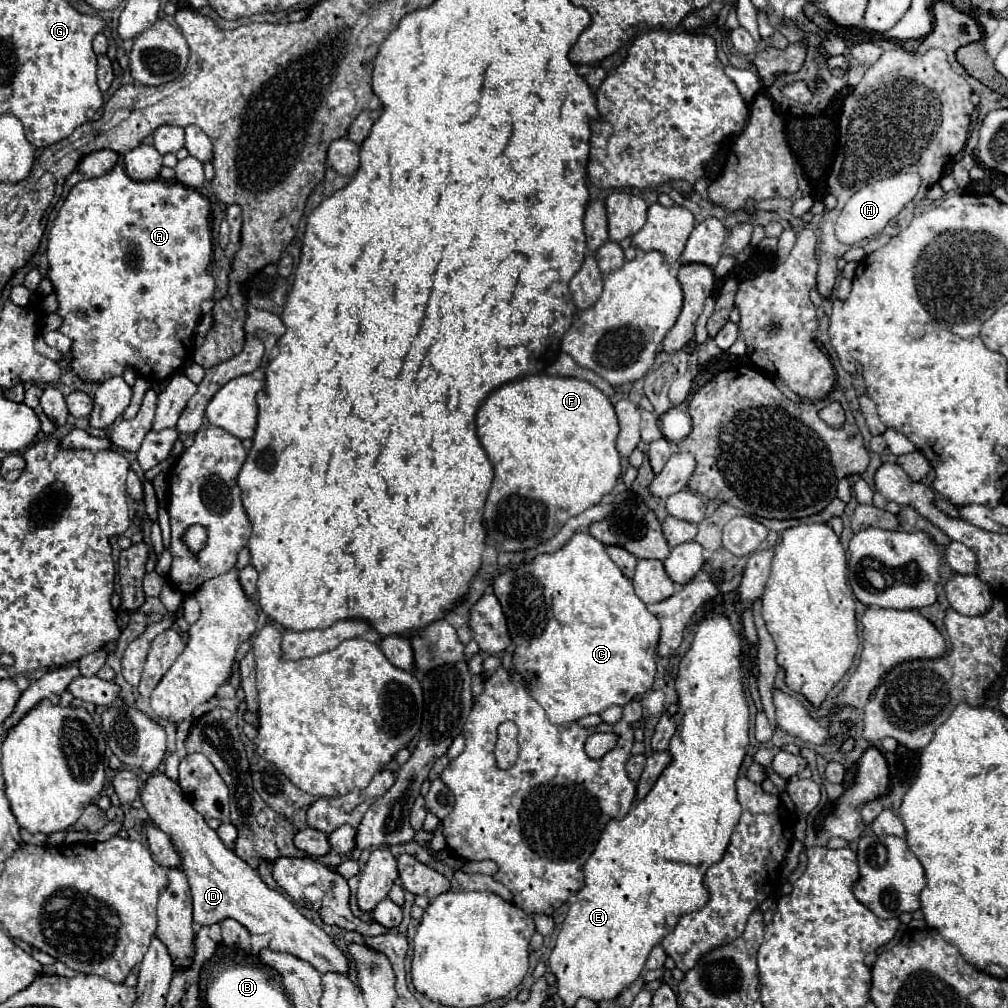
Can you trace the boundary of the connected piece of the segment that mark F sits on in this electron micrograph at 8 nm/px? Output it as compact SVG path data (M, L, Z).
M545 373L539 375L531 375L525 377L521 381L511 381L499 389L495 389L481 405L481 409L477 411L477 435L479 441L489 457L489 461L493 463L495 469L495 479L493 479L493 487L489 491L487 503L485 503L485 513L483 513L483 523L487 529L487 545L493 545L497 551L527 551L531 547L537 547L539 543L551 539L571 517L583 513L585 509L589 509L591 505L601 503L601 499L605 495L609 495L617 483L617 477L621 475L621 457L619 451L615 449L615 439L619 433L619 423L617 423L617 415L615 409L611 405L611 401L591 383L583 381L583 379L573 379L573 377L549 377Z

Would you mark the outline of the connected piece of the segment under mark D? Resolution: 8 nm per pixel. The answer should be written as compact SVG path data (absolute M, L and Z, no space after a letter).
M155 773L145 783L141 799L151 821L169 835L175 851L181 857L181 869L189 879L193 895L195 923L213 925L223 921L225 917L231 917L251 933L273 933L273 951L291 953L303 961L309 961L319 973L347 973L347 957L339 947L335 947L331 937L305 915L301 915L285 895L269 889L243 859L239 859L231 849L223 845L217 831L213 831L205 823L205 819L185 801L177 781L171 781L167 775Z

